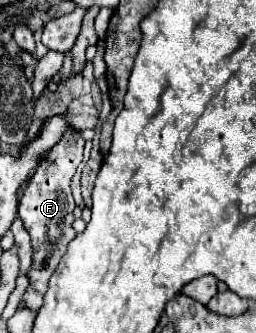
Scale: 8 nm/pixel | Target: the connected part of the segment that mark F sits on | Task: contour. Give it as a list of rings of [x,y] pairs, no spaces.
[[[68,123],[66,133],[62,139],[48,151],[48,155],[42,159],[34,175],[28,179],[22,195],[20,195],[20,205],[18,205],[18,217],[24,221],[26,231],[30,233],[32,247],[34,247],[34,261],[28,271],[30,285],[24,293],[22,305],[38,311],[42,307],[42,297],[48,291],[48,281],[54,269],[58,267],[60,259],[66,253],[68,243],[74,239],[76,231],[72,229],[74,223],[74,209],[76,201],[72,197],[70,181],[82,163],[82,151],[84,151],[84,139],[82,135]]]

